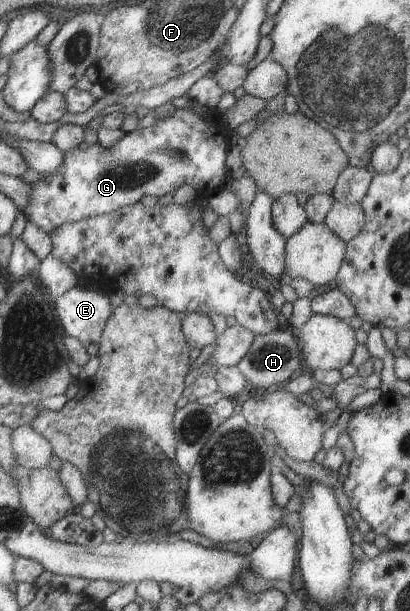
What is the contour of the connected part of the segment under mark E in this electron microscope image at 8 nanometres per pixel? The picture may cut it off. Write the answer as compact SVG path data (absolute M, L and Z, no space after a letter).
M77 284L66 290L64 294L55 297L51 303L64 335L74 337L81 342L81 346L84 347L89 357L96 356L102 329L112 310L107 292L98 287L86 290L83 285Z

